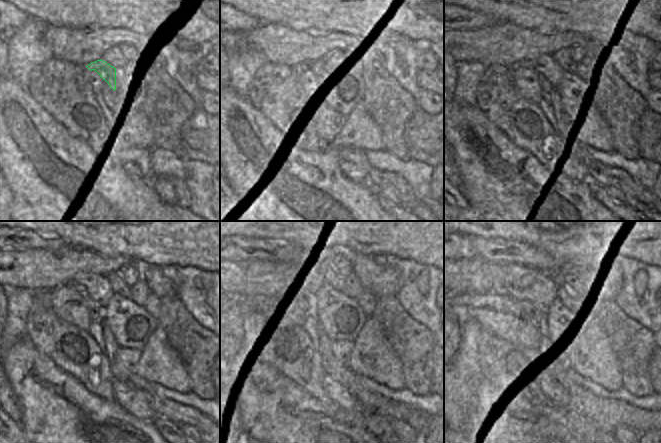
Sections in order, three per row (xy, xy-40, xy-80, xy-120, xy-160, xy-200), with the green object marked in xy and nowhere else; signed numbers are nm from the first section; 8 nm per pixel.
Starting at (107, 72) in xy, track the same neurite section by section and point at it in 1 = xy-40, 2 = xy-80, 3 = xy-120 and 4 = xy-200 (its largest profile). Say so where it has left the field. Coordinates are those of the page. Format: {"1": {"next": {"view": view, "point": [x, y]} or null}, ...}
{"1": {"next": {"view": "xy-40", "point": [330, 73]}}, "2": {"next": {"view": "xy-80", "point": [545, 64]}}, "3": {"next": {"view": "xy-120", "point": [97, 286]}}, "4": {"next": {"view": "xy-200", "point": [544, 283]}}}

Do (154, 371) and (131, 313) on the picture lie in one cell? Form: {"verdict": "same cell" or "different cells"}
{"verdict": "same cell"}

